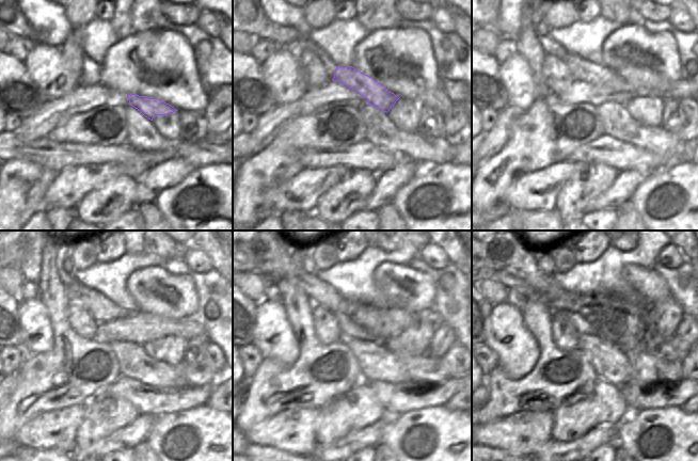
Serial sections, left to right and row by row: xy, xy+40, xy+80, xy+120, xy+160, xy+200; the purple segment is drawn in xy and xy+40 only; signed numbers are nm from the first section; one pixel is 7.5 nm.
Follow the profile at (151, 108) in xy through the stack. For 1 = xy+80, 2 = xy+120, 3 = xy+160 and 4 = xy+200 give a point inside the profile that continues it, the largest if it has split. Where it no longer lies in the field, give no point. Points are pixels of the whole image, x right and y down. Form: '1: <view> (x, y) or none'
1: xy+80 (582, 69)
2: xy+120 (102, 310)
3: xy+160 (268, 253)
4: xy+200 (507, 252)

